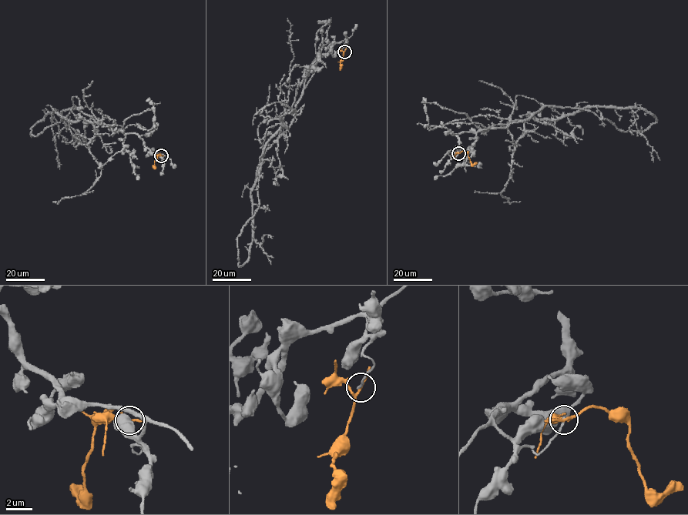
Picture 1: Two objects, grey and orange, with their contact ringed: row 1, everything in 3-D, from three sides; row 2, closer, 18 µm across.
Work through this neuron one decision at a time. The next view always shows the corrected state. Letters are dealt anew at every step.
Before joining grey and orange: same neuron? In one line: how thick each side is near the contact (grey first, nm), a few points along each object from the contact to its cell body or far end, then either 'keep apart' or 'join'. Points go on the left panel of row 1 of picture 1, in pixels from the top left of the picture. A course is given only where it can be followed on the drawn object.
180/140 nm | grey via (161, 155), (162, 160), (137, 135), (110, 130), (76, 108), (66, 118), (117, 132), (133, 115), (160, 102) | orange via (161, 155), (159, 153), (156, 157), (154, 166), (152, 166) | keep apart

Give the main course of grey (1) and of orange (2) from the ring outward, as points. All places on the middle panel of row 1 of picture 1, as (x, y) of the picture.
1: (344, 51), (345, 41), (336, 43), (313, 64), (295, 118), (260, 168), (264, 145), (293, 102), (331, 17)
2: (344, 51), (339, 69)

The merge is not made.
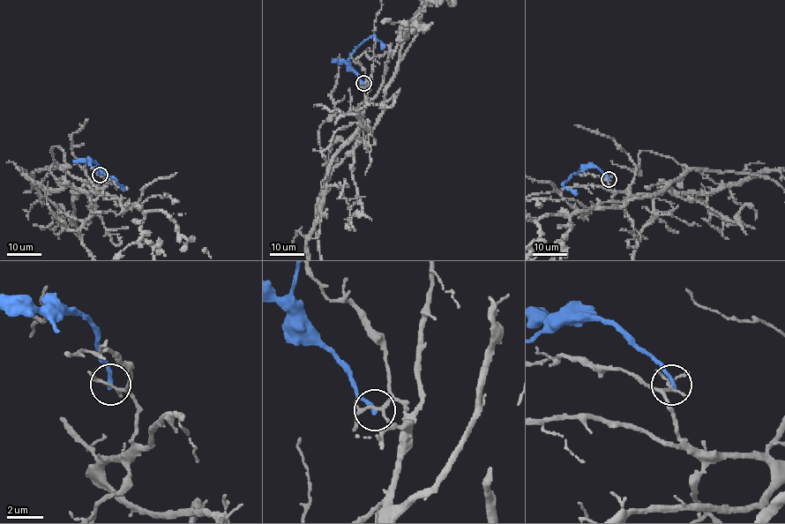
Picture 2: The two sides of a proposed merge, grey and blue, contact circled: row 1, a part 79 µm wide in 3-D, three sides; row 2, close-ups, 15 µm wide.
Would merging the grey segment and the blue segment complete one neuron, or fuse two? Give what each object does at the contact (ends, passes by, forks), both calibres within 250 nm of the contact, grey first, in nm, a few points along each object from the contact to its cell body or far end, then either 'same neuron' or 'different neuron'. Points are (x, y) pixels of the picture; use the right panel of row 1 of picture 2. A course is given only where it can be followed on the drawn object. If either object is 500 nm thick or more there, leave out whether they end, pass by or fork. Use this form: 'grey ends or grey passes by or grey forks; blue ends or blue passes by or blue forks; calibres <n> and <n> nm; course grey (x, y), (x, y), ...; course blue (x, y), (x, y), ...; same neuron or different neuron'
grey forks; blue ends; calibres 140 and 260 nm; course grey (608, 178), (636, 195), (720, 186), (686, 169), (621, 206), (535, 198); course blue (609, 178), (594, 167), (573, 173), (563, 183), (577, 194); different neuron

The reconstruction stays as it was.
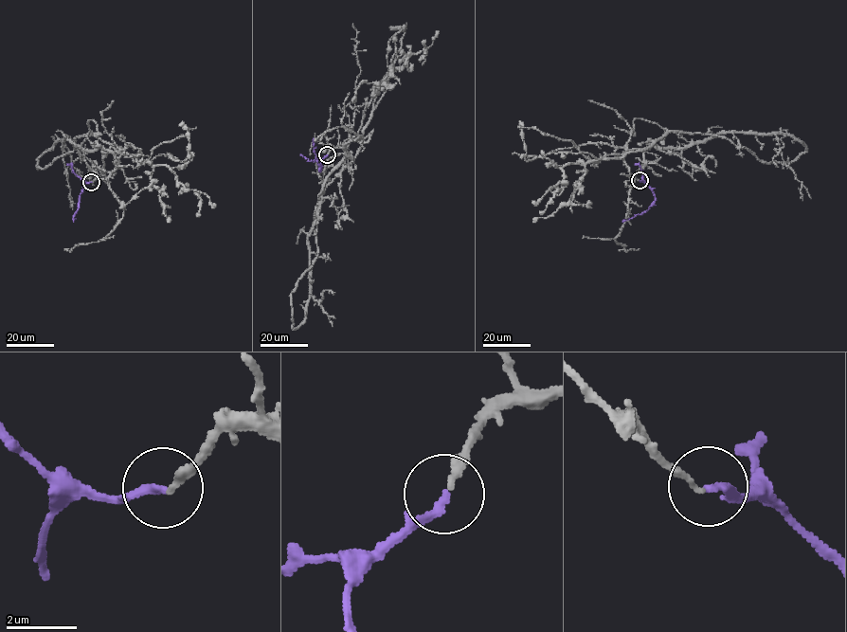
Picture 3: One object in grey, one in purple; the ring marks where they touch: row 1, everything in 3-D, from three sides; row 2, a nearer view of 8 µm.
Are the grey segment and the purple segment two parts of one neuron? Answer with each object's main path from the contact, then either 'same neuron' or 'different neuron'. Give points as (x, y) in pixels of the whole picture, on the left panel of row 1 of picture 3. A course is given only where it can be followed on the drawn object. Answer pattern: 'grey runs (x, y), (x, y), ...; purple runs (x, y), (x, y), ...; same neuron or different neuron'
grey runs (91, 182), (117, 165), (104, 149), (83, 153), (87, 135), (134, 160), (183, 161), (189, 134), (178, 126); purple runs (91, 182), (83, 185), (74, 222); same neuron

